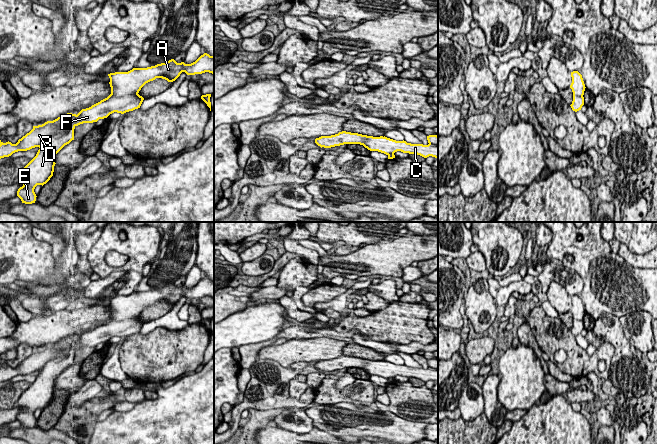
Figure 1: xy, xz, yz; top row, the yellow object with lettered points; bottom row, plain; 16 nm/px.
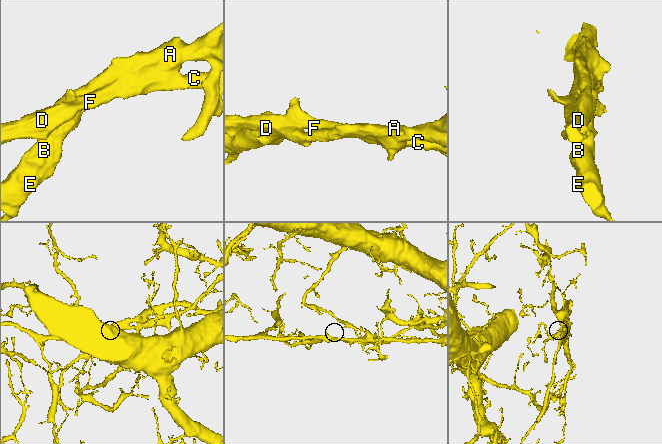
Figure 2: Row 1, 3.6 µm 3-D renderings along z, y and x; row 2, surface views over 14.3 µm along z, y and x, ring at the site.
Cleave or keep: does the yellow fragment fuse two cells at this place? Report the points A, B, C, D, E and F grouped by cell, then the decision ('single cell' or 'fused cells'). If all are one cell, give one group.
A B E / C D F; fused cells

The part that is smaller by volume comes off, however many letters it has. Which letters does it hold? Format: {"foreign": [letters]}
{"foreign": ["C", "D", "F"]}

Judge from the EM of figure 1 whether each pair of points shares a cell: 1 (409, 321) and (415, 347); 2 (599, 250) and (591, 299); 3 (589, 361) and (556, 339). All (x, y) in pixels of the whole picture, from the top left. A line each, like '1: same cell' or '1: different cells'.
1: different cells
2: same cell
3: same cell

